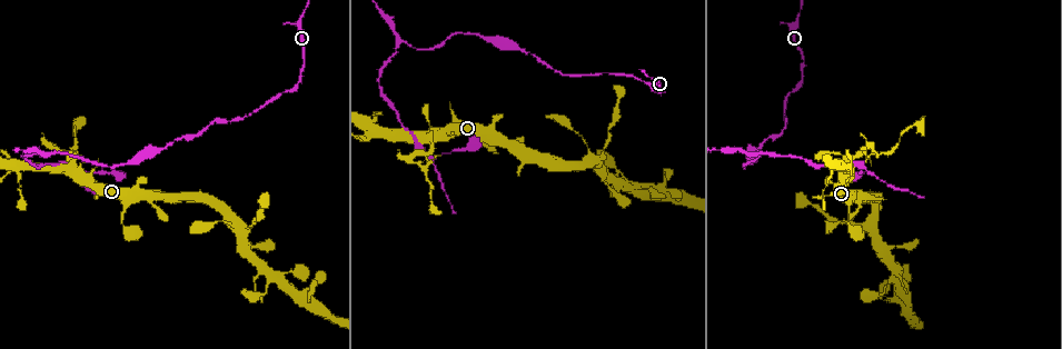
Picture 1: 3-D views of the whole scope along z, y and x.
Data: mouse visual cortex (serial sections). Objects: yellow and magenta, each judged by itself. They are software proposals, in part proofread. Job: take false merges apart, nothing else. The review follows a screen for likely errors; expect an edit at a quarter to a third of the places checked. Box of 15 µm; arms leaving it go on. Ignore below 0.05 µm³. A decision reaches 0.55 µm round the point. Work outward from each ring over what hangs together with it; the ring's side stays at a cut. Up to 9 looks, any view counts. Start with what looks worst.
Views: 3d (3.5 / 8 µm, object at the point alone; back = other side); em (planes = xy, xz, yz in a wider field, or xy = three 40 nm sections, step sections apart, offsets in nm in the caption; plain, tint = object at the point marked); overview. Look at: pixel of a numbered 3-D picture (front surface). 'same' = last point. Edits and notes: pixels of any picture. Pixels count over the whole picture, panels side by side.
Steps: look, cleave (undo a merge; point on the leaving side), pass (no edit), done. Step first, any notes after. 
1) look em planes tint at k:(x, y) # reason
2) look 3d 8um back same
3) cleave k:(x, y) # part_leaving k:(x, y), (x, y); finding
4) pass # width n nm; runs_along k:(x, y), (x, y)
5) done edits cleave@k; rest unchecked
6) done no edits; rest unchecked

look 3d 3.5um back at 1:(863, 154) # sharp bend

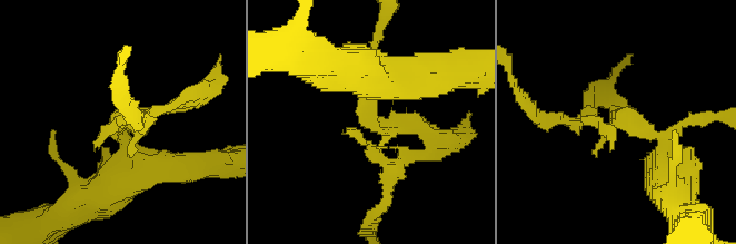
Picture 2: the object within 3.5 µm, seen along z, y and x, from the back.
cleave 2:(610, 129) # a second cell is stuck on

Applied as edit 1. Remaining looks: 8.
look overview

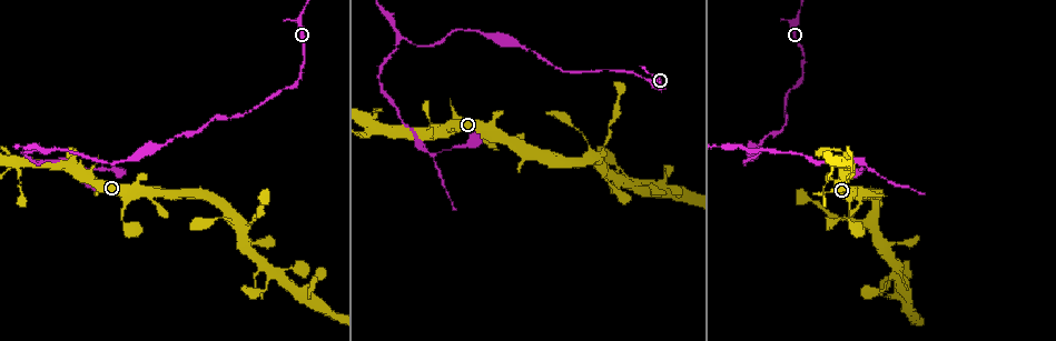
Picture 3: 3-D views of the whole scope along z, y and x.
look em xy step 2 tint at 3:(755, 149) # branch point

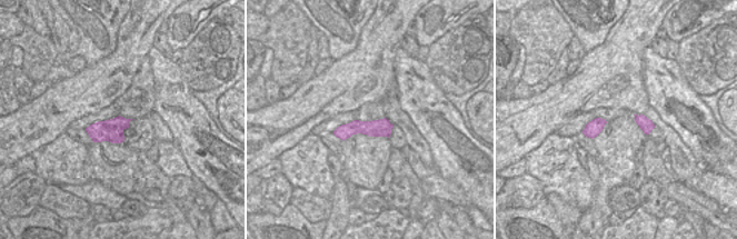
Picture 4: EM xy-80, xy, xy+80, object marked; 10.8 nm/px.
look 3d 3.5um same

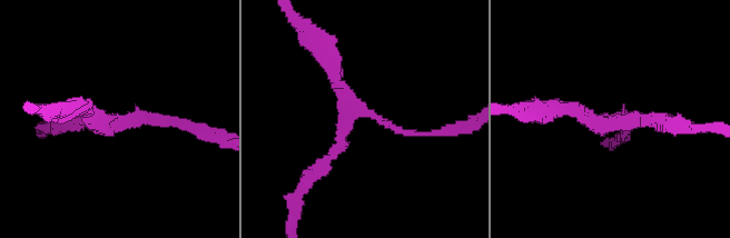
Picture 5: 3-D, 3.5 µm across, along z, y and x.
pass # all the same cell

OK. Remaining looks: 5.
look 3d 3.5um at 3:(240, 225) # four-way junction

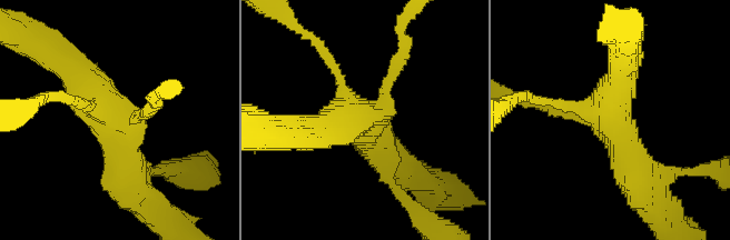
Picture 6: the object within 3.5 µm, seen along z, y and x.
look em xy step 2 tint at 6:(618, 124) # arms 4; arm_widths 150, 150, 350, 500 nm; now the EM

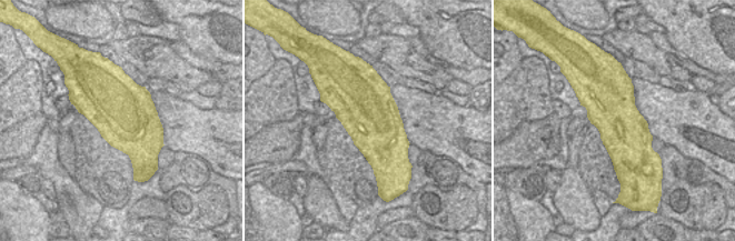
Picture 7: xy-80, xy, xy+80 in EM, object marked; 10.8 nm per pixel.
pass # continuous, no second cell

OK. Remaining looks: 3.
look 3d 3.5um at 3:(882, 289) # thick turns thin

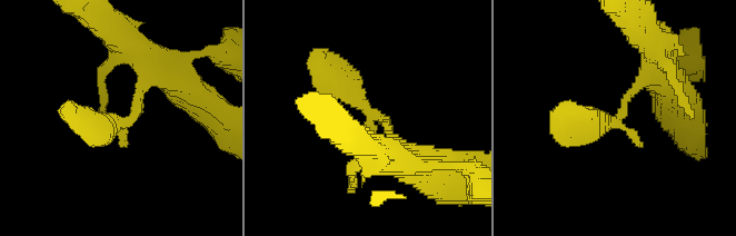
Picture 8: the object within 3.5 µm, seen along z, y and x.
look em xy step 5 tint at 8:(377, 116) # arm_widths 200, 300 nm; need the tissue

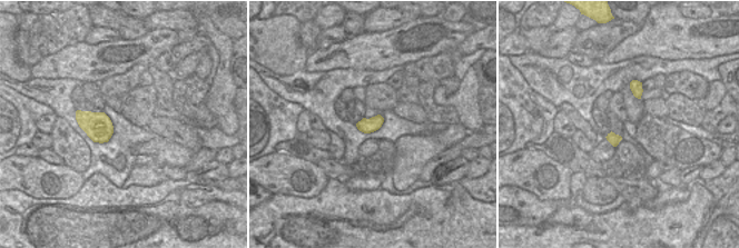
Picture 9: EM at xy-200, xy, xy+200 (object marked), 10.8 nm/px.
pass # continuous, no second cell

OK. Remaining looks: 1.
done edits cleave@2; rest unchecked

